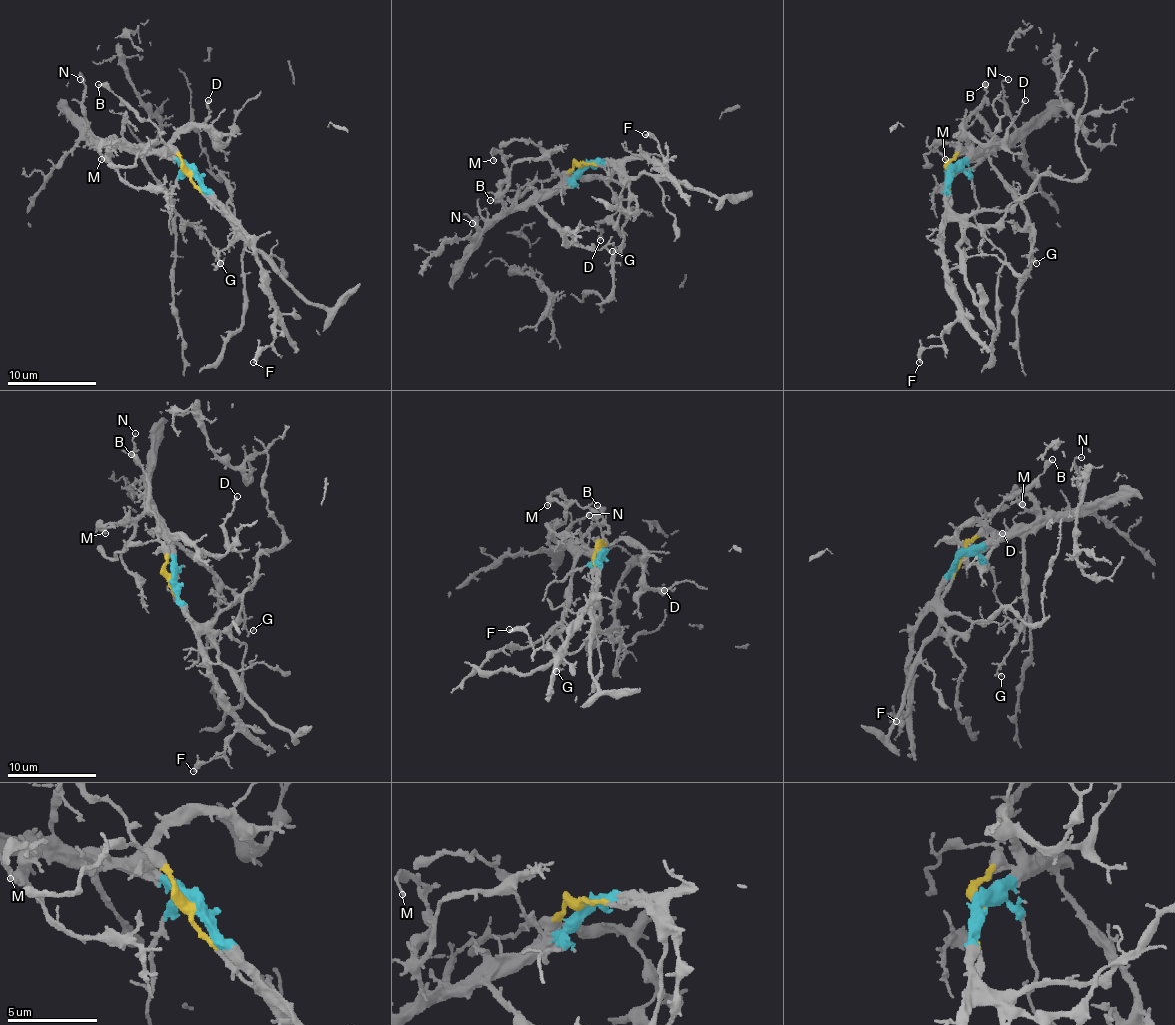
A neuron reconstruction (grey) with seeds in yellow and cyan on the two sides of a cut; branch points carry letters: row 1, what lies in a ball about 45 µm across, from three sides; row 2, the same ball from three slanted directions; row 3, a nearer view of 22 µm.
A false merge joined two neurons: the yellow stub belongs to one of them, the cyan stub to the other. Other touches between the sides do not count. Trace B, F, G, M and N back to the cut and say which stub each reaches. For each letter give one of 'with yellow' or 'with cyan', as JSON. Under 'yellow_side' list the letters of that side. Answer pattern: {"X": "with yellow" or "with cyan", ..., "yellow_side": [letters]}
{"B": "with yellow", "F": "with cyan", "G": "with cyan", "M": "with cyan", "N": "with cyan", "yellow_side": ["B"]}

